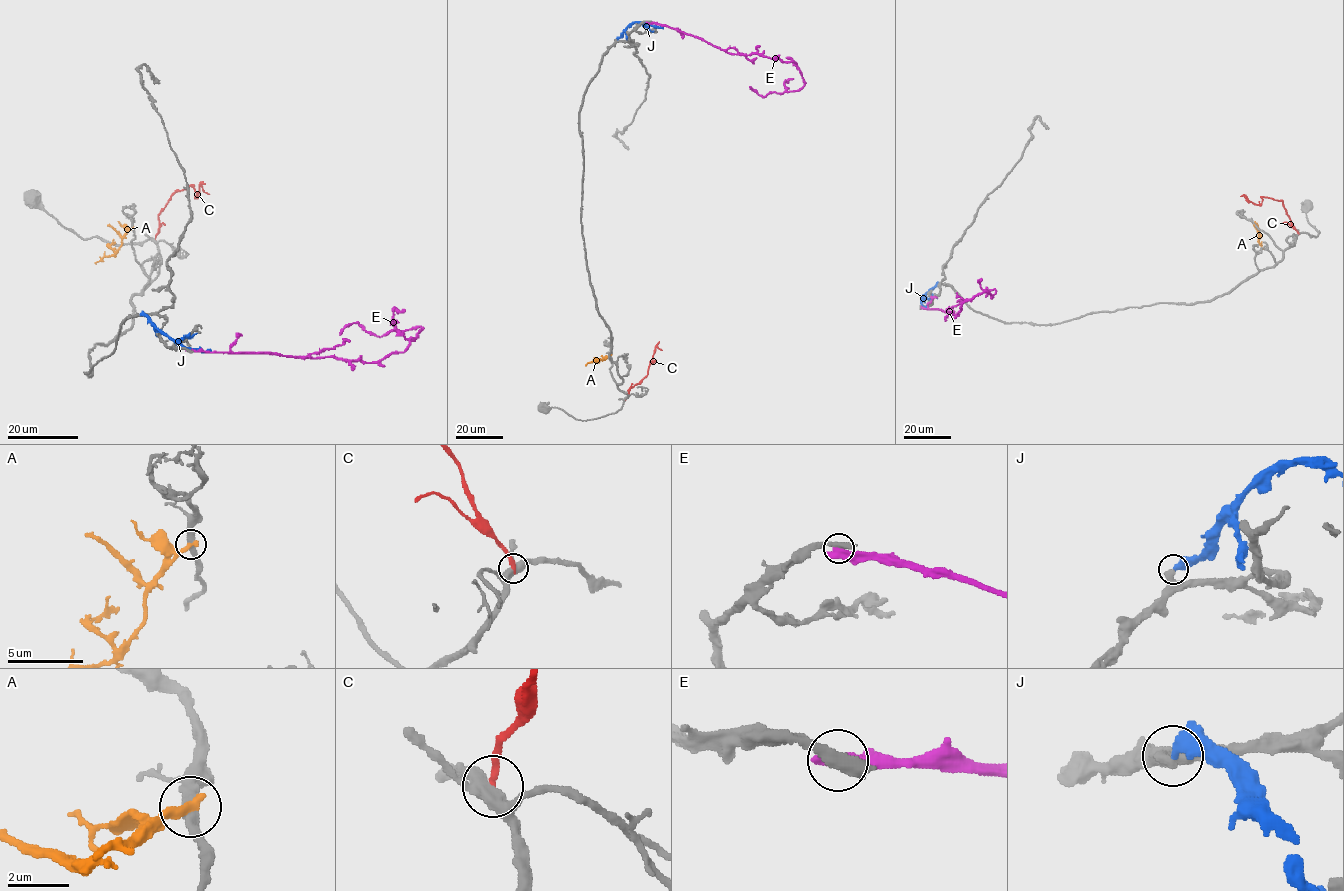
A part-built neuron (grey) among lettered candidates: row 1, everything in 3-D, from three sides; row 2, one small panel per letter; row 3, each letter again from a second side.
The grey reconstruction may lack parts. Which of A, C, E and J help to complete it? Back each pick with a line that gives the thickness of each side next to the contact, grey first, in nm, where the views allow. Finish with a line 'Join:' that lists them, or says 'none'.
Join: none

